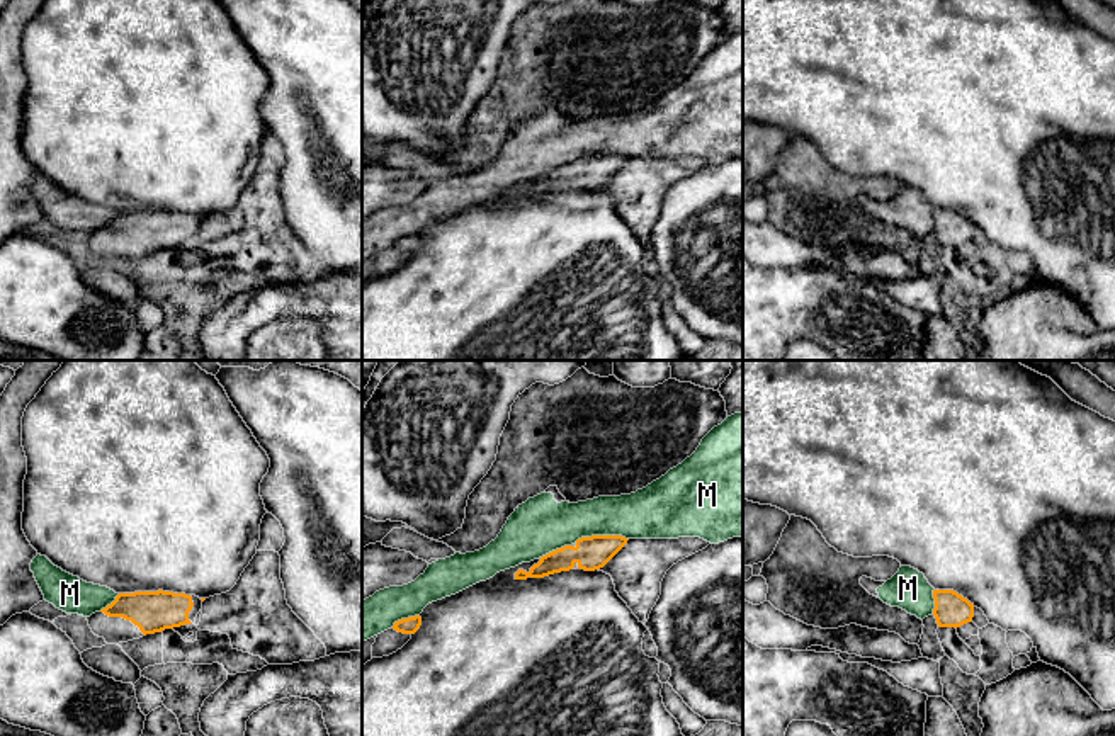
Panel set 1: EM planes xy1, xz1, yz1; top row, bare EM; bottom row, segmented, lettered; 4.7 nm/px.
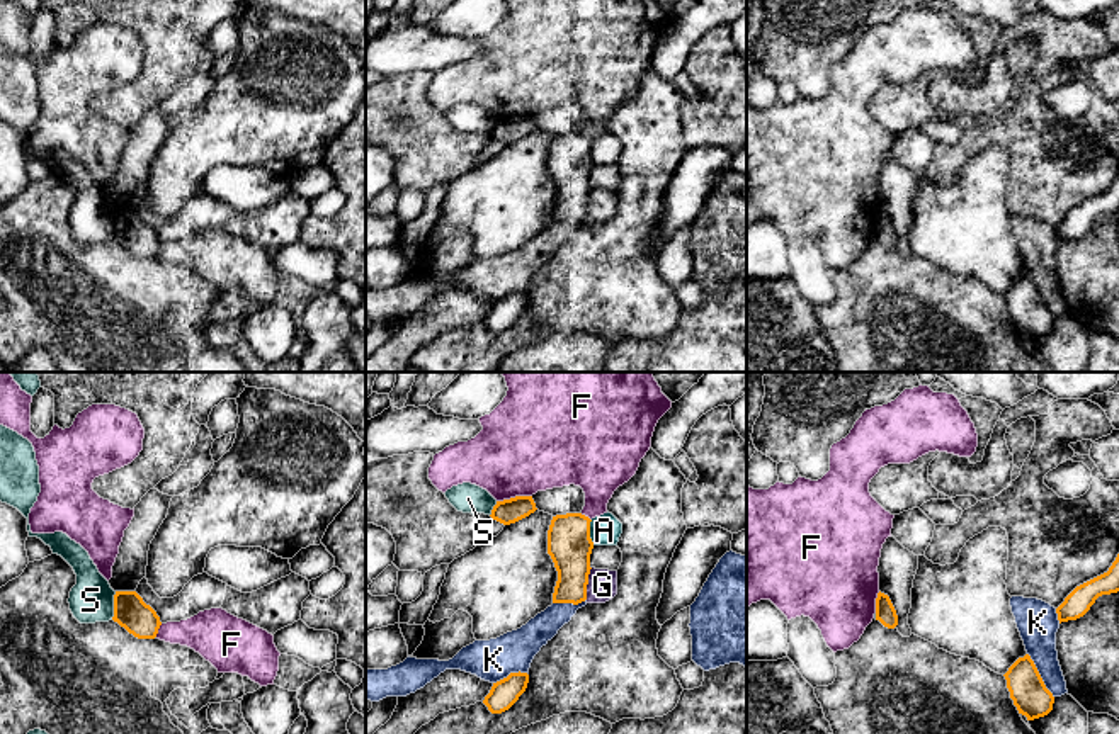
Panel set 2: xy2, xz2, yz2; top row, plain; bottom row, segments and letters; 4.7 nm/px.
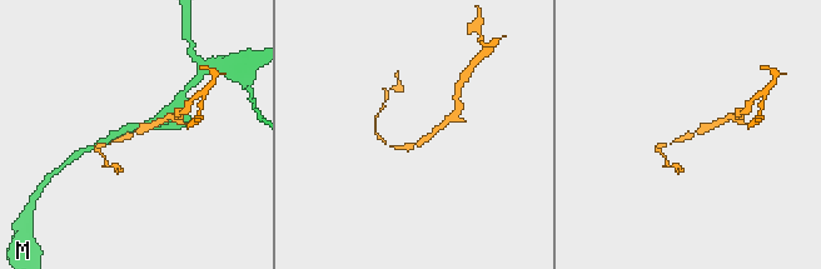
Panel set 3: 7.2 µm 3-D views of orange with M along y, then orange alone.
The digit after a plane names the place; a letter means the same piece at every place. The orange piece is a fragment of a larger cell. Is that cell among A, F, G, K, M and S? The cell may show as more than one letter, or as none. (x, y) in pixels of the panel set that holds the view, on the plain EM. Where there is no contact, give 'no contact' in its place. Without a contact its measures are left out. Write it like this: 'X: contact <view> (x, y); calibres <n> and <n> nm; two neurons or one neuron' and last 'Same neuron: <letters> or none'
A: contact xz2 (589, 152); calibres 200 and 140 nm; two neurons
F: contact xz2 (516, 116); calibres 120 and 440 nm; two neurons
G: contact xz2 (587, 203); calibres 200 and 140 nm; two neurons
K: contact yz2 (1039, 294); calibres 170 and 190 nm; two neurons
M: contact xz1 (600, 155); calibres 160 and 240 nm; two neurons
S: contact xy2 (114, 225); calibres 160 and 220 nm; two neurons
Same neuron: none

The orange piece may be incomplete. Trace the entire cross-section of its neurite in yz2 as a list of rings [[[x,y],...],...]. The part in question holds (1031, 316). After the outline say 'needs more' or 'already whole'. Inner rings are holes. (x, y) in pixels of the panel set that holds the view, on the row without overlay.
[[[1029,274],[1019,277],[1003,296],[1014,325],[1027,340],[1044,336],[1053,330],[1054,316]]]; already whole

